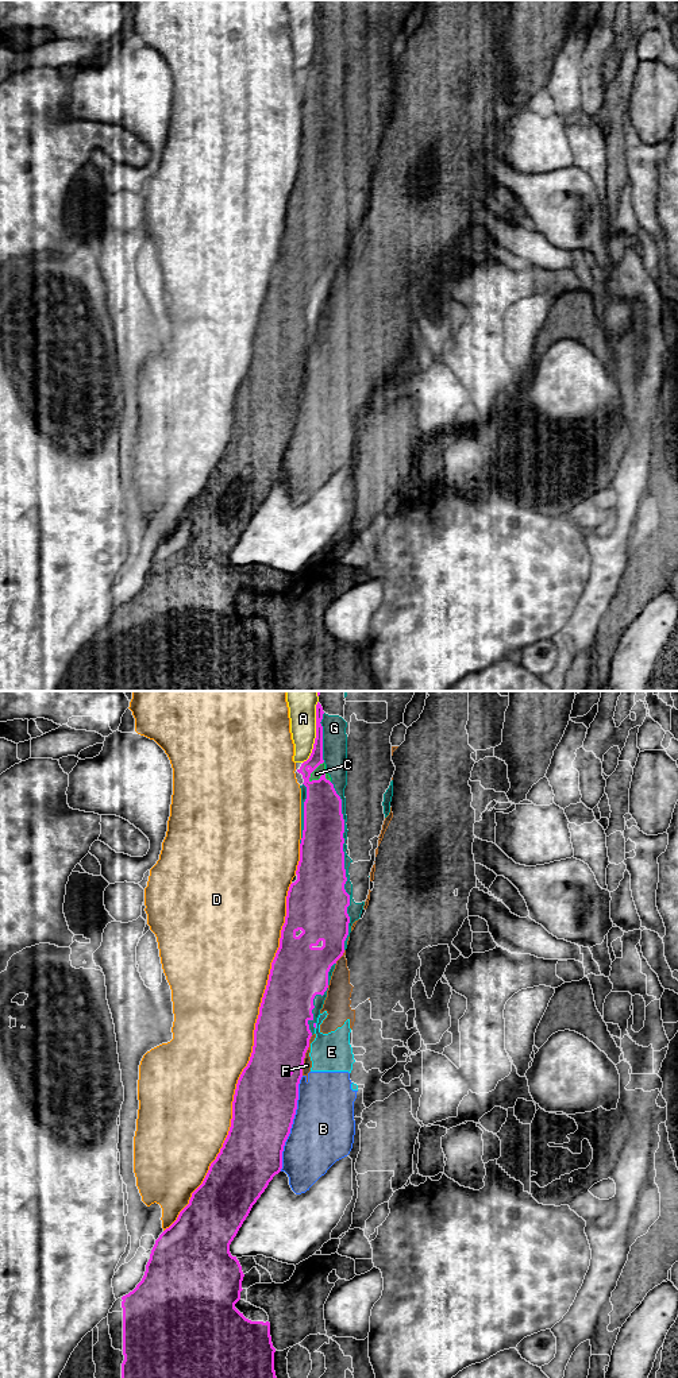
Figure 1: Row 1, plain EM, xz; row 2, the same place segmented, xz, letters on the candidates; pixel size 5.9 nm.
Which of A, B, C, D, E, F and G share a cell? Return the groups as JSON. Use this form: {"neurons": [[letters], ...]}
{"neurons": [["A"], ["B", "E", "F"], ["C", "G"], ["D"]]}

